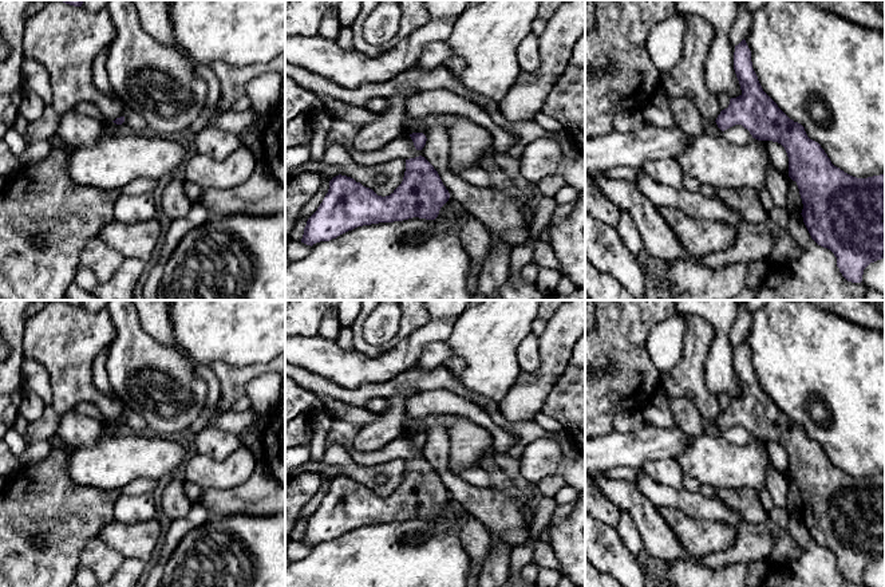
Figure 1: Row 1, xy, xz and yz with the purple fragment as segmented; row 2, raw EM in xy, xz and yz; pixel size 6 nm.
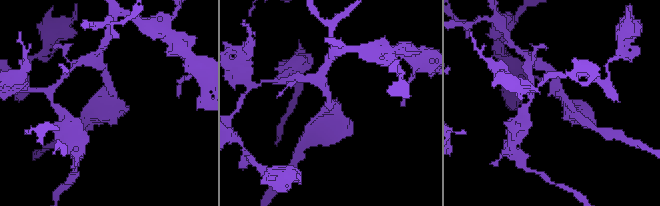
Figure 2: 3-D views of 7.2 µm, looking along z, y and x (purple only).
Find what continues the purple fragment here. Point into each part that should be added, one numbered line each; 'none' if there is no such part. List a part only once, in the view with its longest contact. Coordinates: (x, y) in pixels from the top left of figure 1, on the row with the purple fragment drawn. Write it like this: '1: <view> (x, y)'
none

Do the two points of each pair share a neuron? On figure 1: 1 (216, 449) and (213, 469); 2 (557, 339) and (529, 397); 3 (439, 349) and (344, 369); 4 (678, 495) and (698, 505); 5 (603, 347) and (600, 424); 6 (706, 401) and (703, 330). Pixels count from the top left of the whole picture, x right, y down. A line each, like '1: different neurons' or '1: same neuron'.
1: different neurons
2: same neuron
3: different neurons
4: same neuron
5: same neuron
6: same neuron

